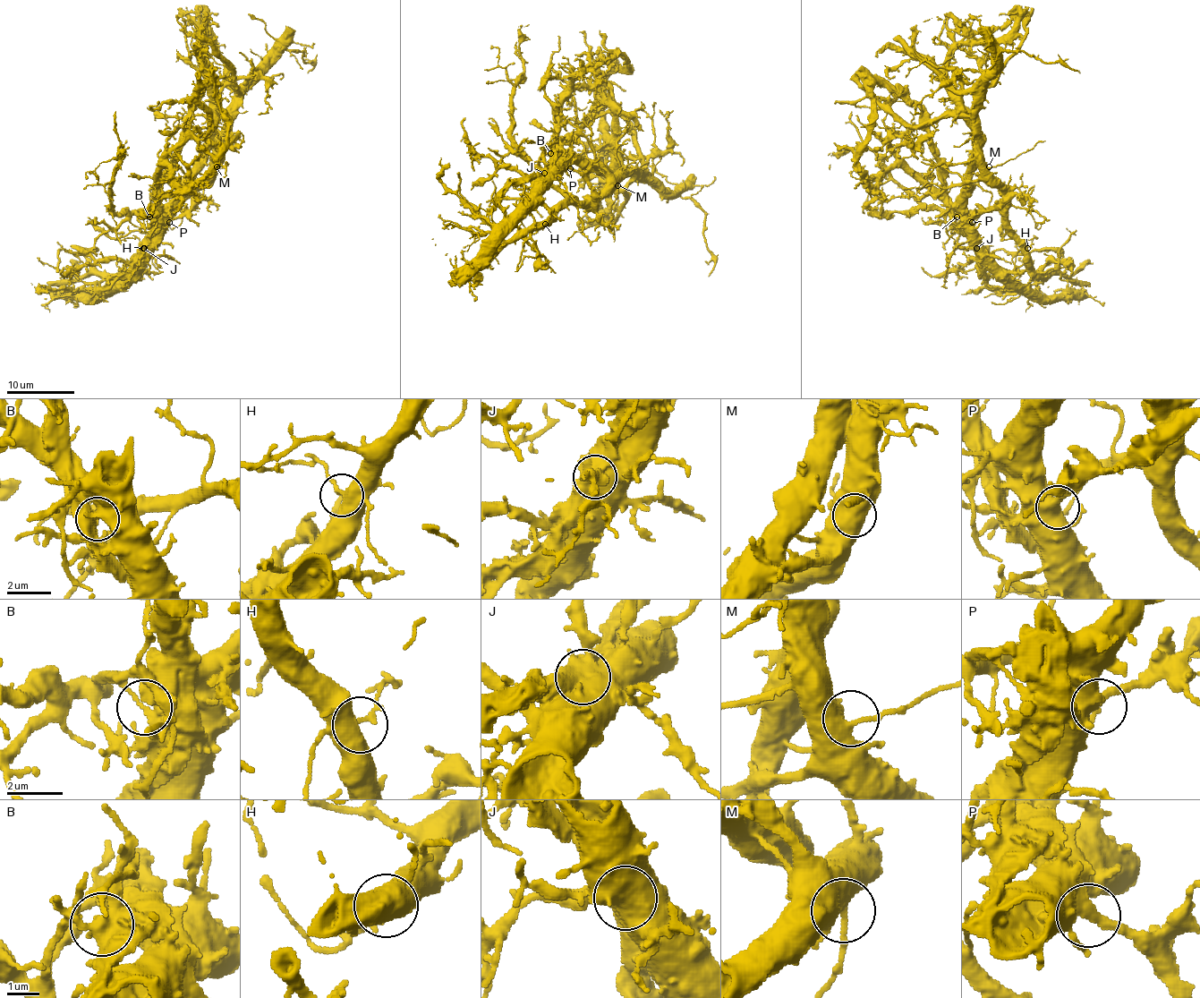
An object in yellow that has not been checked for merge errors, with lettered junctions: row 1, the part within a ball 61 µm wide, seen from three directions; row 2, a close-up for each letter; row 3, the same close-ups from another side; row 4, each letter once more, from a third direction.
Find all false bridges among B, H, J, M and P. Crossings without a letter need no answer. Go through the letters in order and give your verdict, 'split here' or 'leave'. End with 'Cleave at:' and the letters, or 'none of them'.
B: split here
H: leave
J: split here
M: leave
P: leave
Cleave at: B, J

